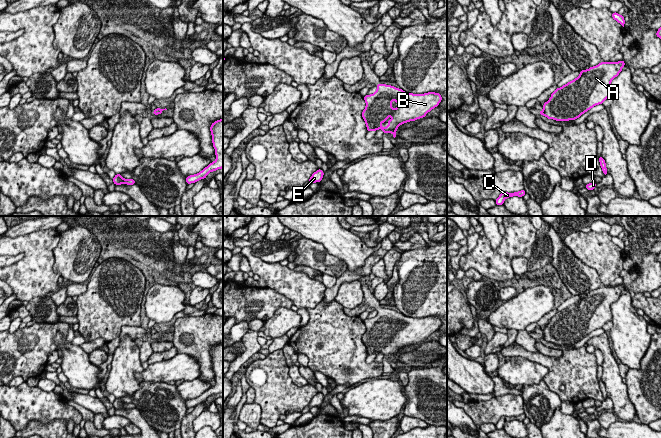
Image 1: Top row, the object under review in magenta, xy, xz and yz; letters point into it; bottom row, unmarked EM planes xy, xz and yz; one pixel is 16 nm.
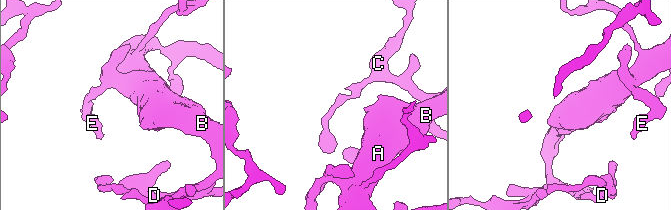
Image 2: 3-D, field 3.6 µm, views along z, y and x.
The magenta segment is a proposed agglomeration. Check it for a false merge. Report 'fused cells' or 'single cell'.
single cell

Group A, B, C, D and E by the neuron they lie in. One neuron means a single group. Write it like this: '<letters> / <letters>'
A B C D E

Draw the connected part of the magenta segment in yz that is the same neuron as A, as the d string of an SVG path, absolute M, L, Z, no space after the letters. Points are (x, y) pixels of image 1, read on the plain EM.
M604 286L587 294L557 312L544 327L539 339L556 345L569 345L579 342L592 331L603 328L612 320L611 305L619 299L625 286Z

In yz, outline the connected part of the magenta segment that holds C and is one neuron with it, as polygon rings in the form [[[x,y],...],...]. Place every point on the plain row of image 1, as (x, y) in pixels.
[[[521,414],[519,416],[514,416],[514,417],[508,417],[508,416],[503,416],[499,419],[499,421],[496,423],[496,429],[503,429],[504,424],[509,421],[513,420],[518,420],[518,421],[523,421],[526,418],[525,414]]]

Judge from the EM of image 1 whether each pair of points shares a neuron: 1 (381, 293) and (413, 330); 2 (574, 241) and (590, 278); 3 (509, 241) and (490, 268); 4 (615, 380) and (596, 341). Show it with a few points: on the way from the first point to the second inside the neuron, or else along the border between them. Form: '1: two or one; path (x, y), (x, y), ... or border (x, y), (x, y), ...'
1: two; border (372, 293), (380, 302)
2: two; border (567, 246), (579, 259), (596, 271), (599, 280)
3: one; path (509, 248), (497, 261)
4: one; path (611, 370), (606, 351)

